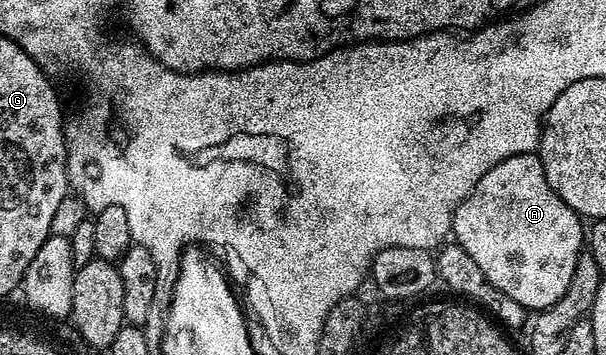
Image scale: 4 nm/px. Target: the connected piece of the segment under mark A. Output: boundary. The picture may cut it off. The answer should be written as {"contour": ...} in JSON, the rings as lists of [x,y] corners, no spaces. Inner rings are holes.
{"contour":[[[520,153],[503,159],[477,180],[477,186],[455,211],[452,236],[456,244],[461,245],[475,263],[479,263],[479,271],[483,271],[499,291],[511,295],[511,299],[526,311],[540,311],[549,309],[561,298],[563,291],[567,291],[567,283],[571,283],[571,275],[575,275],[577,257],[587,241],[586,230],[581,230],[581,225],[582,218],[574,209],[567,207],[567,203],[563,203],[547,183],[540,156],[537,153]]]}

